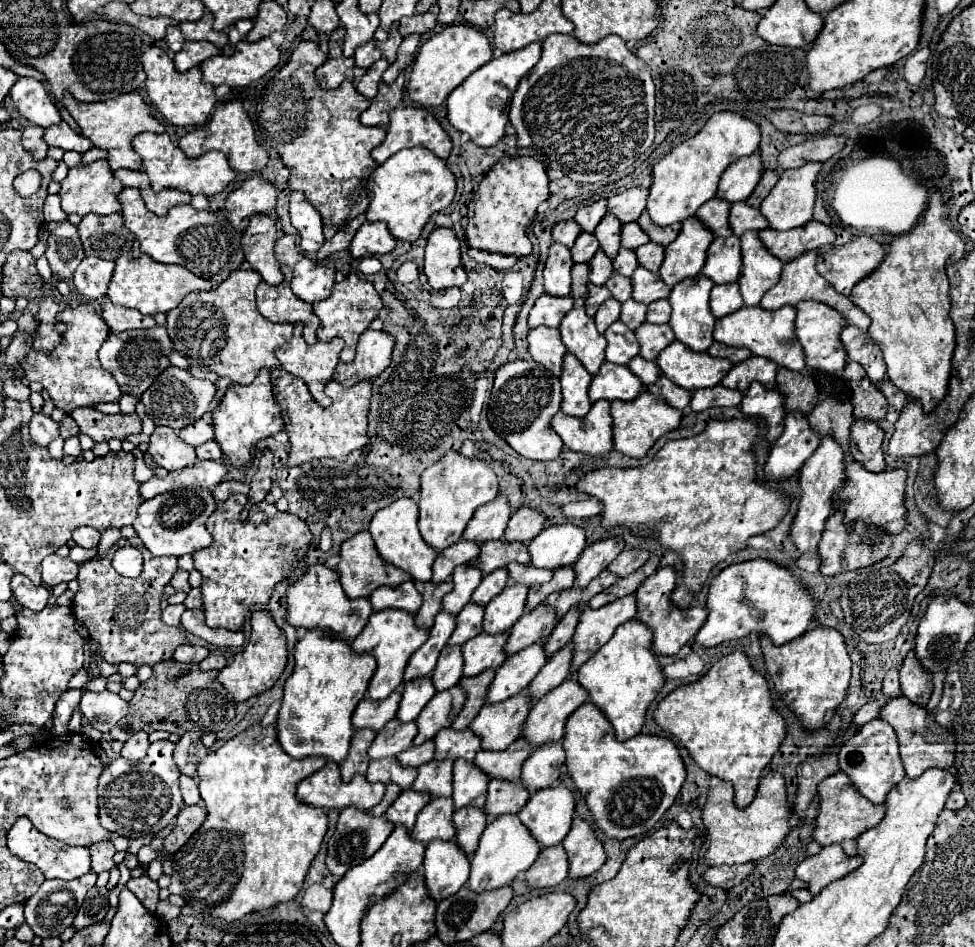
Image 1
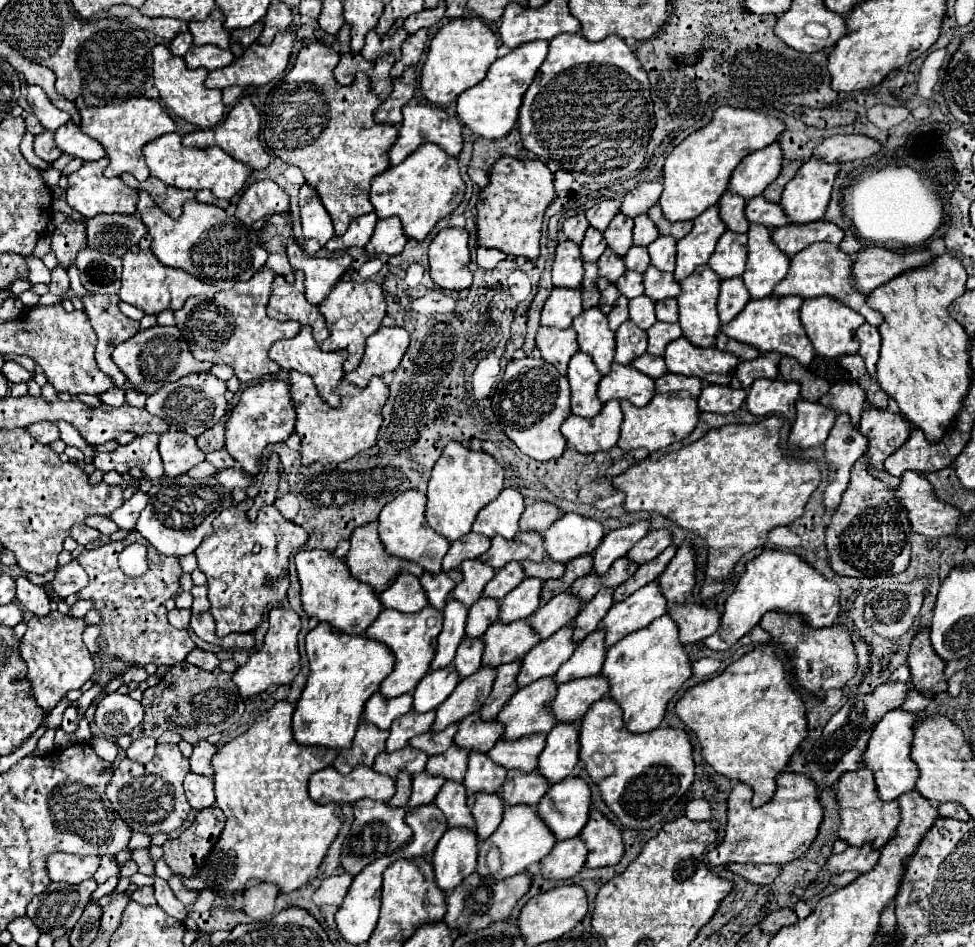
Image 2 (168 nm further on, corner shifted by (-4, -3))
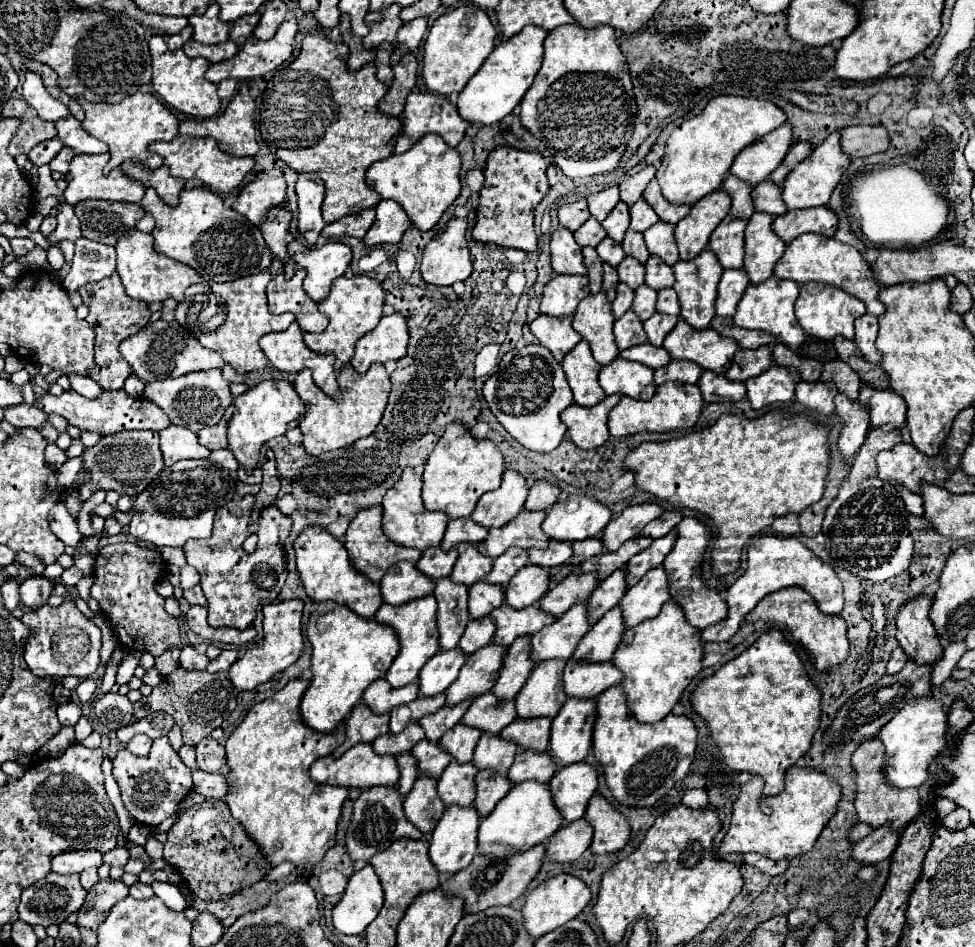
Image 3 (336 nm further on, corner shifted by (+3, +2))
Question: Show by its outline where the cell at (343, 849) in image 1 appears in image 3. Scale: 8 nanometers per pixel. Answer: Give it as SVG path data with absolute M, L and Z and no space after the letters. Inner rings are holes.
M373 787L369 791L363 791L361 797L355 801L355 813L347 831L347 851L353 861L369 859L379 851L385 851L393 841L401 837L421 839L423 833L413 827L413 823L403 813L403 797L397 793L395 787Z

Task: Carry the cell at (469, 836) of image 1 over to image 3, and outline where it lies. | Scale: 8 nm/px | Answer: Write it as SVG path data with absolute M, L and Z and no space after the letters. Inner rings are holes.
M479 771L475 807L481 813L481 817L487 817L495 809L495 805L509 793L509 789L511 789L511 785L505 775Z

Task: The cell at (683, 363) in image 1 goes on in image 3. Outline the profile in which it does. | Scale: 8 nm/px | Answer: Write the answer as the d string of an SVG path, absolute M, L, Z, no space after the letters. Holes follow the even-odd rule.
M681 317L673 331L665 337L663 347L673 359L687 359L703 369L725 373L733 363L733 355L739 349L737 341L721 337L715 329L693 329Z

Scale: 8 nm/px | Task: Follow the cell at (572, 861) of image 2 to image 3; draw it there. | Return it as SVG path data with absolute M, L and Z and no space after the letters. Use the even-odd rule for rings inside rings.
M585 819L563 825L547 841L547 857L559 863L575 861L591 845L591 839L593 839L593 827Z

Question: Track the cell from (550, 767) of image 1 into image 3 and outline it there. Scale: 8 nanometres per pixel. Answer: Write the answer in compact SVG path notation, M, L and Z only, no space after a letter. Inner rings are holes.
M567 699L559 715L553 719L549 755L559 767L579 763L587 757L593 745L593 725L597 709L593 701Z

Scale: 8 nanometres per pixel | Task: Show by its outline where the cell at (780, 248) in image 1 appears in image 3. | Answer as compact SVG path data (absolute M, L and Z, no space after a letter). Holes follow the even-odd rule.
M813 207L813 209L793 209L773 221L773 231L785 241L791 243L795 237L803 233L819 233L825 237L833 237L837 229L837 215L829 207Z

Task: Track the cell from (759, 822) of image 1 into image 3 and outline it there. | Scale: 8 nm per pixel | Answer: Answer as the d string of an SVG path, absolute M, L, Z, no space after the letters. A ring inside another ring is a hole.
M793 765L785 775L785 791L775 797L765 797L763 807L763 781L761 777L751 777L747 785L741 787L741 795L733 805L731 827L719 847L719 853L761 853L769 859L791 859L813 849L821 829L829 823L837 811L841 799L841 787L837 781L827 777L813 767Z

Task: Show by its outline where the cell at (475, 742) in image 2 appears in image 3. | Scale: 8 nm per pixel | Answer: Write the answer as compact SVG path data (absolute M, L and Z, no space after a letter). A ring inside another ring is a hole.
M489 691L481 697L475 697L467 713L463 715L461 723L469 727L477 727L487 733L499 735L511 721L515 721L517 711L513 705L513 699L509 701L497 701L497 697Z

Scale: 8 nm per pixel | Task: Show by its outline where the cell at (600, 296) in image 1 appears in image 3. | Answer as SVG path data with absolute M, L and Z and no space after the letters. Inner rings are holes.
M603 263L603 291L613 291L615 287L617 287L617 283L619 283L619 277L617 277L617 269L615 267L611 267L611 265L605 265Z

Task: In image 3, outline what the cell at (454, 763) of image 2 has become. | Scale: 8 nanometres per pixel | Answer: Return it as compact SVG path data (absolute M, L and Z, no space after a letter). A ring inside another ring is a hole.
M457 723L445 737L441 737L441 747L449 751L459 763L467 763L473 759L473 749L481 737L479 729L469 729L469 725Z

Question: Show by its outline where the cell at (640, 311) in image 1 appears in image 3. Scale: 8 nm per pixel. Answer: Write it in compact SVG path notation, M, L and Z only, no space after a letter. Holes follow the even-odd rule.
M641 285L635 289L635 299L631 309L639 315L641 321L647 321L657 311L655 303L657 303L657 291L651 289L649 285Z

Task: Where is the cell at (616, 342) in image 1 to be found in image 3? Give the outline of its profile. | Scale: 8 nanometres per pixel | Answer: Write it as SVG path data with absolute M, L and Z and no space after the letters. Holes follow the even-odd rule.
M627 311L621 319L615 321L615 339L617 339L617 347L623 351L627 347L645 343L645 329L643 329L643 321L633 313Z

